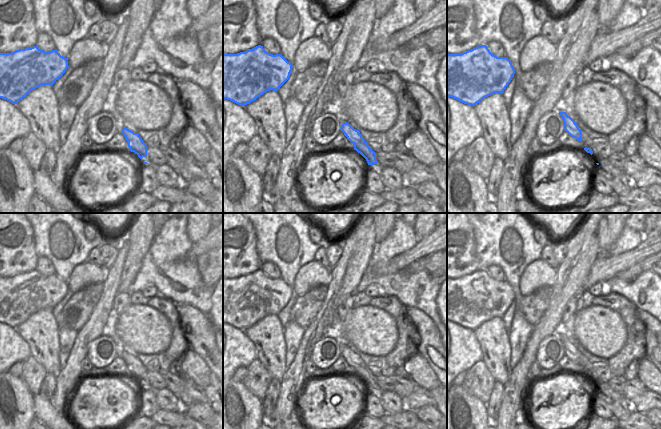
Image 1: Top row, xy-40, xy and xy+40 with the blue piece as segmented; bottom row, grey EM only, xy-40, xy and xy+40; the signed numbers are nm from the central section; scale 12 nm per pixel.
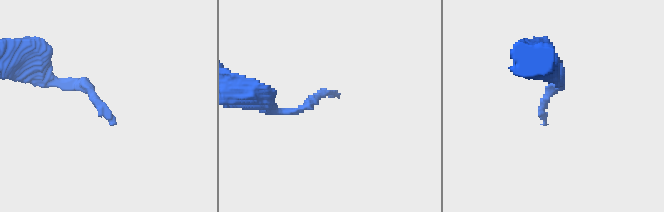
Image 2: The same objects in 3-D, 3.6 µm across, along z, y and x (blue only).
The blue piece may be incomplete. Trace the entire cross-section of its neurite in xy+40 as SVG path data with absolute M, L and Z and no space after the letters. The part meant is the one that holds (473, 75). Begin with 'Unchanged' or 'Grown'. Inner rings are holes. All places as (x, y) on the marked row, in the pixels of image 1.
Unchanged. M479 45L461 54L447 54L447 97L474 107L492 94L503 94L514 74L511 61L507 57L493 55L486 45Z

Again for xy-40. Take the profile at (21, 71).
Unchanged. M37 46L0 53L0 98L17 104L32 90L42 85L53 85L68 68L67 58L57 50L45 52Z

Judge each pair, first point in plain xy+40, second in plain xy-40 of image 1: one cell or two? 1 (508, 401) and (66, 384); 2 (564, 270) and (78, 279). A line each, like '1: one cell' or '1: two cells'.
1: one cell
2: two cells

